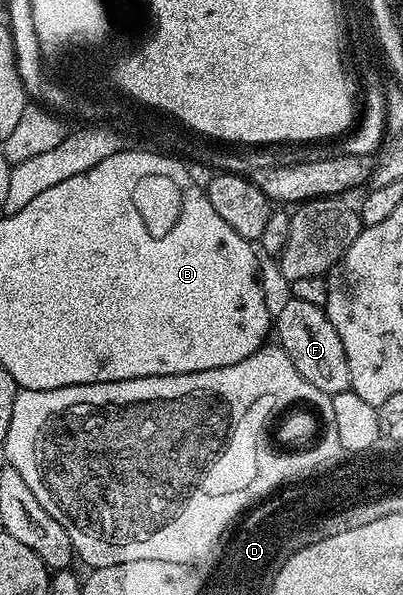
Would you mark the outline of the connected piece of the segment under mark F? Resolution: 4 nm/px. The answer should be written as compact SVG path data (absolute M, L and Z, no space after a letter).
M288 297L273 316L273 332L280 348L289 354L293 366L297 366L297 374L305 378L305 382L313 382L317 390L332 397L342 392L351 391L349 378L349 362L345 358L345 346L341 346L341 337L333 330L333 322L329 322L323 308L310 305L301 299Z

